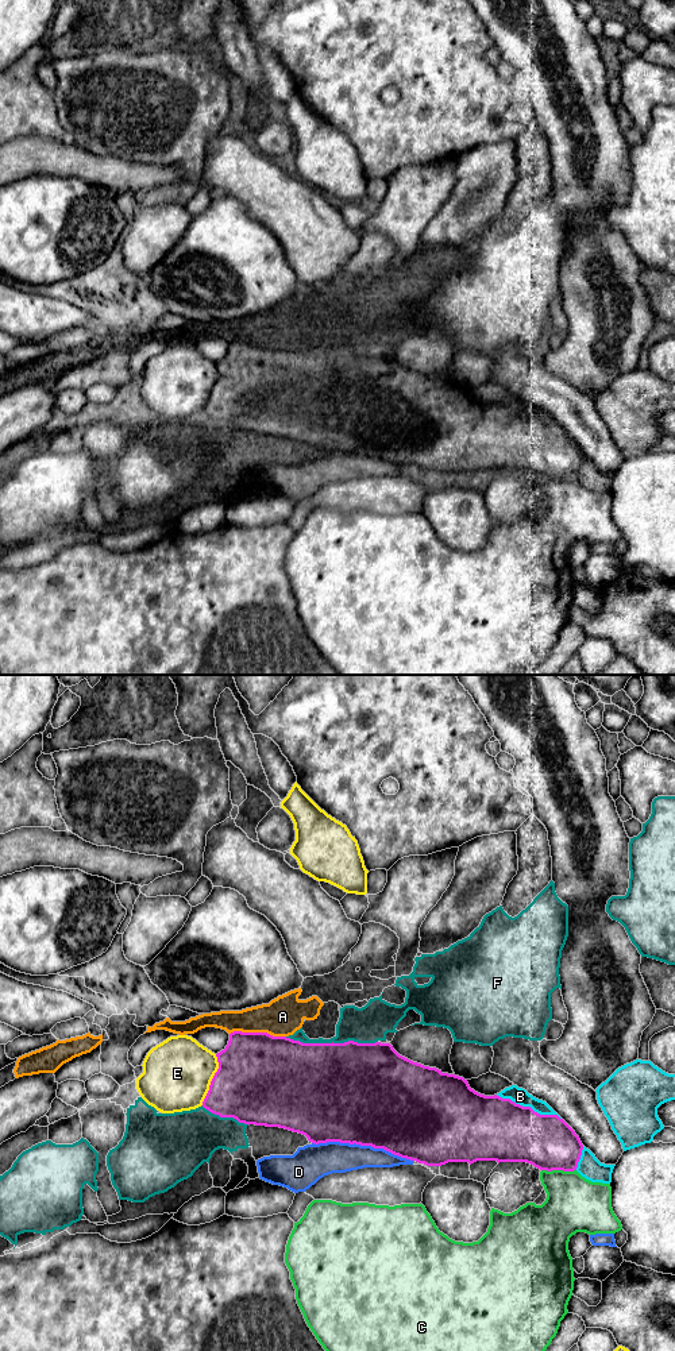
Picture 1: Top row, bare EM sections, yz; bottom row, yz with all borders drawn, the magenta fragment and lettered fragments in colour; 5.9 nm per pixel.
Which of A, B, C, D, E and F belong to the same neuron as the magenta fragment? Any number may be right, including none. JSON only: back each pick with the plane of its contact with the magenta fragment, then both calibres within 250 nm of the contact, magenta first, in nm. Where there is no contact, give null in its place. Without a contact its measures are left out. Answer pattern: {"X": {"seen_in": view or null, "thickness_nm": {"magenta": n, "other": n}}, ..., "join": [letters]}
{"join": []}

